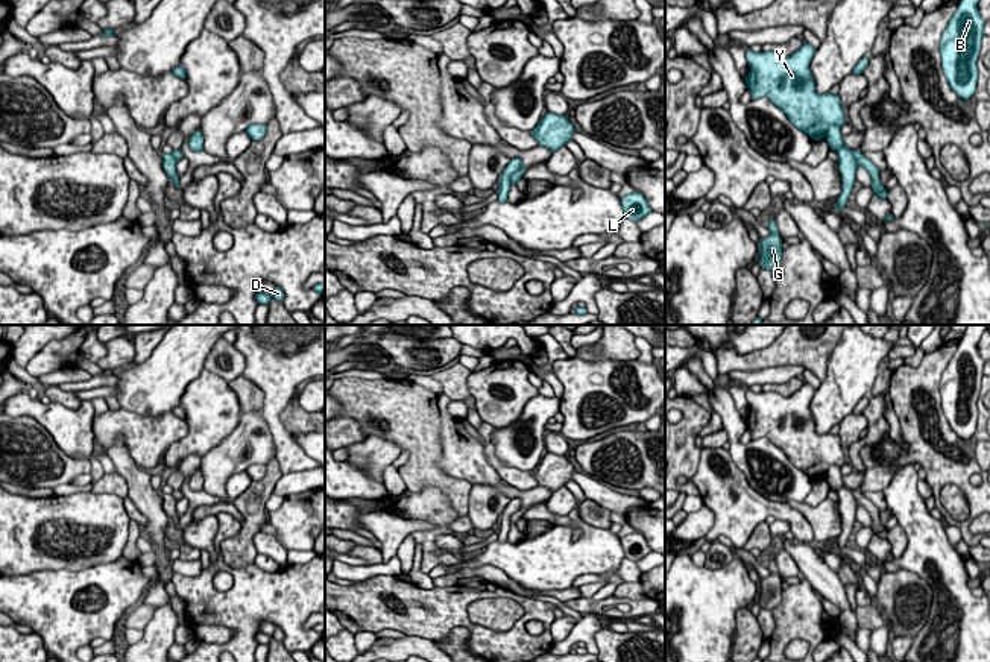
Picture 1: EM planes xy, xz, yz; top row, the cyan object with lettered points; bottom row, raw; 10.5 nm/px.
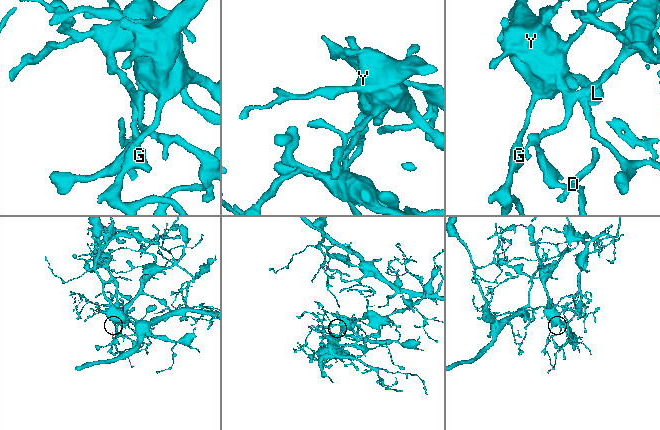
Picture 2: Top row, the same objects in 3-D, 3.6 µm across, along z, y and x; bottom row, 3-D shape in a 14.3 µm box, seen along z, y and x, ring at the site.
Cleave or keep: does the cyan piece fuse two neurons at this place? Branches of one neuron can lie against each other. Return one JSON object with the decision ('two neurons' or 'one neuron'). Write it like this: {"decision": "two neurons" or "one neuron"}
{"decision": "one neuron"}

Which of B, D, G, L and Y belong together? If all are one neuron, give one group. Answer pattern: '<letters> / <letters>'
B D G L Y

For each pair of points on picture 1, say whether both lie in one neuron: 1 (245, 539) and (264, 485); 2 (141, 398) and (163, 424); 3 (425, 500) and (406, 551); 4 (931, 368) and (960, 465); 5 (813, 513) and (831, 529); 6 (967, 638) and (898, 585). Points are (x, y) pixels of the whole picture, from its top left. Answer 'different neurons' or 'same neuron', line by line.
1: same neuron
2: different neurons
3: different neurons
4: same neuron
5: same neuron
6: different neurons

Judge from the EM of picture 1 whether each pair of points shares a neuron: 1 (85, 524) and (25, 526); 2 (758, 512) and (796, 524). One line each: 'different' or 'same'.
1: same
2: same

